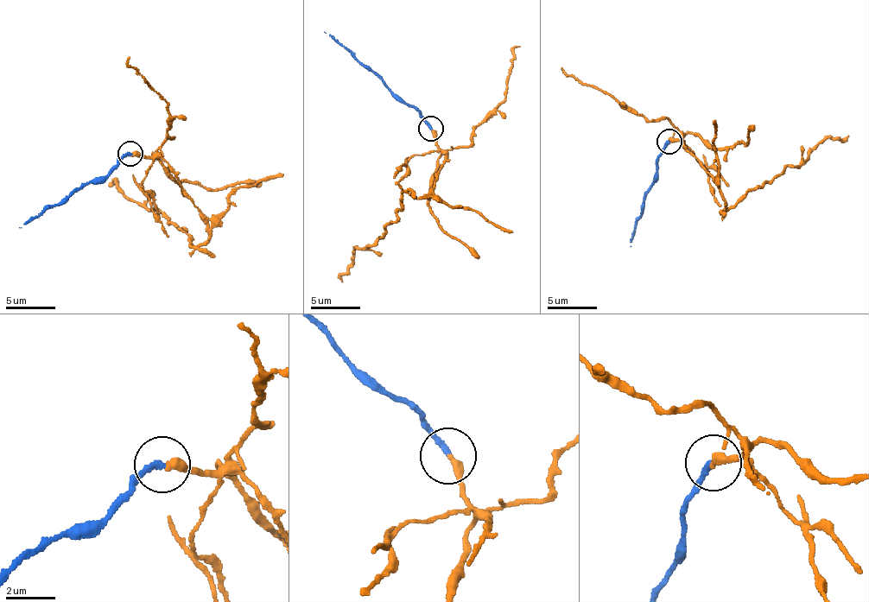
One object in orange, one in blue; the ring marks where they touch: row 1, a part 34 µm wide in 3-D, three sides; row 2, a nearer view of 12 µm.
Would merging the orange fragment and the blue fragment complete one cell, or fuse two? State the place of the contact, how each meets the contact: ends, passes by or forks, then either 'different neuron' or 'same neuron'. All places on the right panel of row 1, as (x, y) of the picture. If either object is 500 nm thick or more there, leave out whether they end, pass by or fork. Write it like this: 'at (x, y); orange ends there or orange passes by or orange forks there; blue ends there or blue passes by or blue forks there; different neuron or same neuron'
at (669, 142); orange ends there; blue ends there; different neuron

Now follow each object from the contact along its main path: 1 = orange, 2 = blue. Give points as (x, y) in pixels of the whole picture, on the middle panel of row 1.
1: (432, 128), (447, 155), (427, 195), (402, 192), (397, 221), (385, 224), (379, 239), (356, 249), (343, 281)
2: (430, 128), (413, 108), (323, 31)

